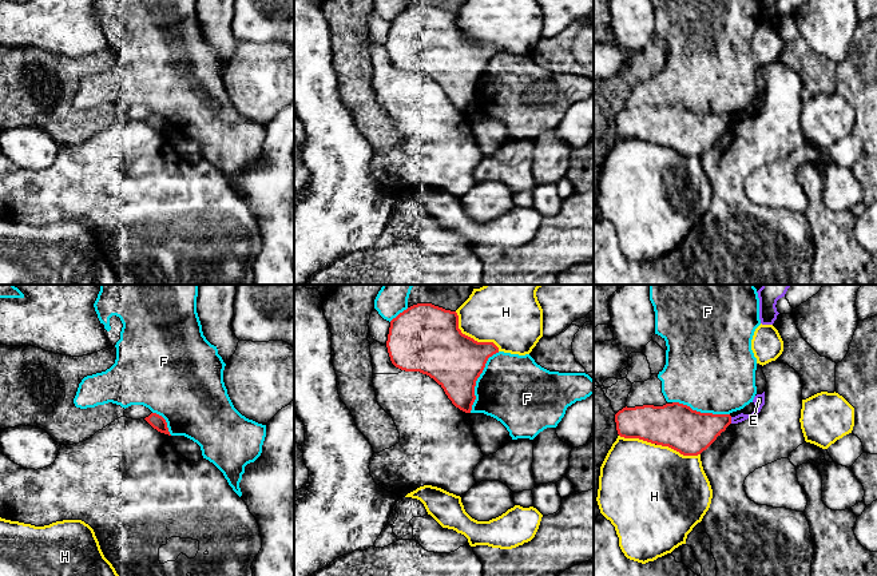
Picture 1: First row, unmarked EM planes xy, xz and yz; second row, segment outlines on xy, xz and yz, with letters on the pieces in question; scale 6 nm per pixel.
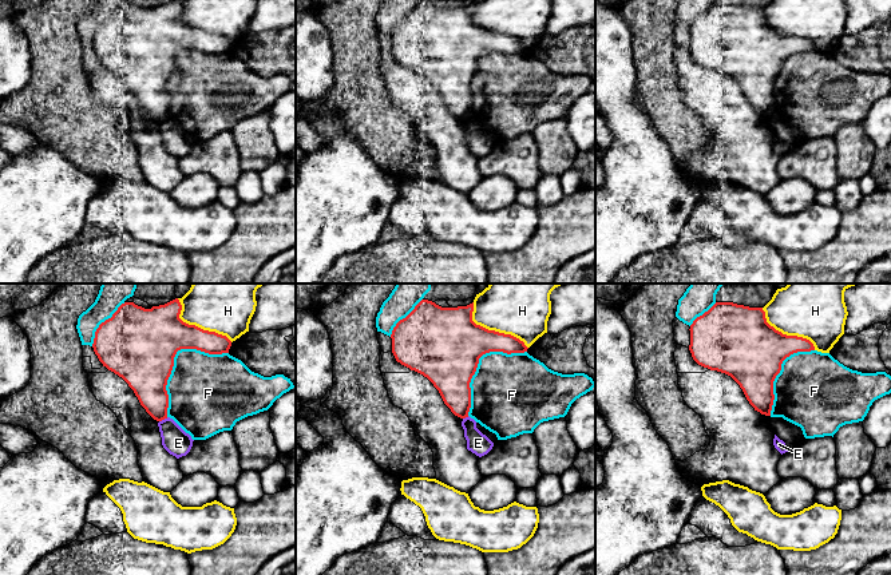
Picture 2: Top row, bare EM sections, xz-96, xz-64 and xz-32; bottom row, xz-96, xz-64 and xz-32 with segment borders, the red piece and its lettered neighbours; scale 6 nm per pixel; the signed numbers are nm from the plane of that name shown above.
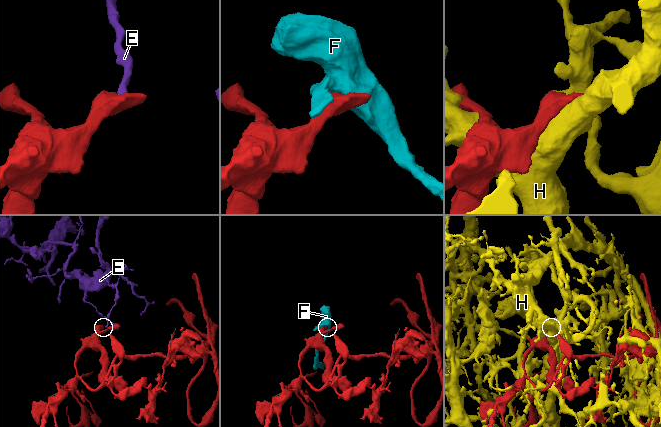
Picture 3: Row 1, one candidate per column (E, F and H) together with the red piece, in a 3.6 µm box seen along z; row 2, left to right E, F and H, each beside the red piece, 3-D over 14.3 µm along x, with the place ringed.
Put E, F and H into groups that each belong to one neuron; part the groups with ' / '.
E / F / H

